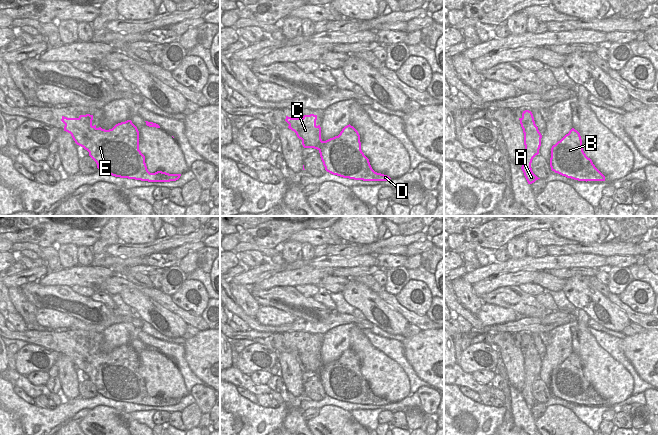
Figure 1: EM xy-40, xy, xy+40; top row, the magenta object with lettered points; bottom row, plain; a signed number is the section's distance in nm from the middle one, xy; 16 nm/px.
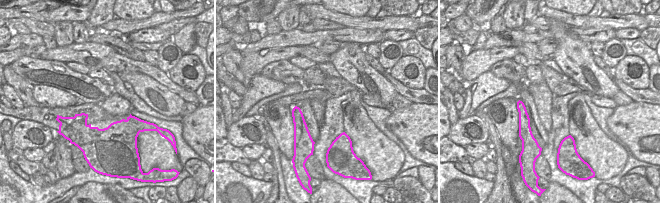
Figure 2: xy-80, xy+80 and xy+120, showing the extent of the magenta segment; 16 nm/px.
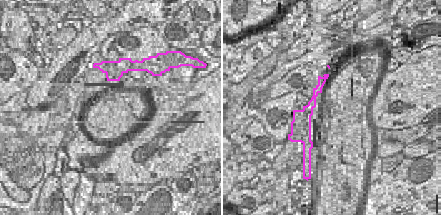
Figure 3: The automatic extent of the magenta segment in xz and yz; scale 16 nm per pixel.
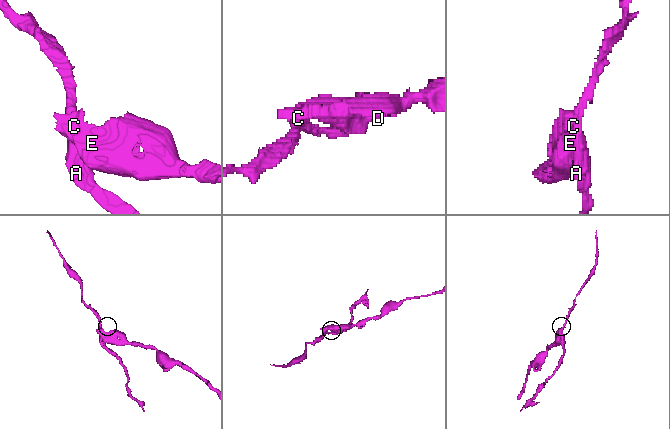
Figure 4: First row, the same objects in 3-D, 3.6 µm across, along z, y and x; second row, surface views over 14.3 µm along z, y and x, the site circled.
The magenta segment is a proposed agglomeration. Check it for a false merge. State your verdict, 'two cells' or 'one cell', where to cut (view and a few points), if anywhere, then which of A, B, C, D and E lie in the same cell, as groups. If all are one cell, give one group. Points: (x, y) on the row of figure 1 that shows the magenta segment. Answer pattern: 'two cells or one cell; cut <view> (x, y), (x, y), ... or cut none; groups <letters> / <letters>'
two cells; cut xy+40 (521, 118), (520, 121); groups A / B C D E

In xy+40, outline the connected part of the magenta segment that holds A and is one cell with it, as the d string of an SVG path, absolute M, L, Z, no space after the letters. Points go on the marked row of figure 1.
M525 110L520 121L524 133L525 159L521 167L528 184L534 183L538 178L532 171L533 158L539 154L542 135L535 124L531 111Z

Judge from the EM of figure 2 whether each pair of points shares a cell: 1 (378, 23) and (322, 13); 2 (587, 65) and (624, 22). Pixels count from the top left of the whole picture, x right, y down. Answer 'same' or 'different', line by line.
1: same
2: different

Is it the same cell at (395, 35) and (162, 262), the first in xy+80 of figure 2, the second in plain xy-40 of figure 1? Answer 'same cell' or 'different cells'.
same cell

